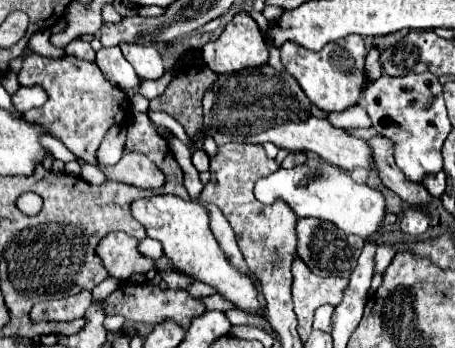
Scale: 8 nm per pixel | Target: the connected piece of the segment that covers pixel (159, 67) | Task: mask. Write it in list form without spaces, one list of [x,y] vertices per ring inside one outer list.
[[[119,44],[123,56],[127,58],[127,62],[131,62],[131,66],[135,68],[137,76],[141,80],[157,80],[163,76],[165,68],[163,68],[163,60],[159,56],[159,52],[153,46],[139,46],[139,44]]]

